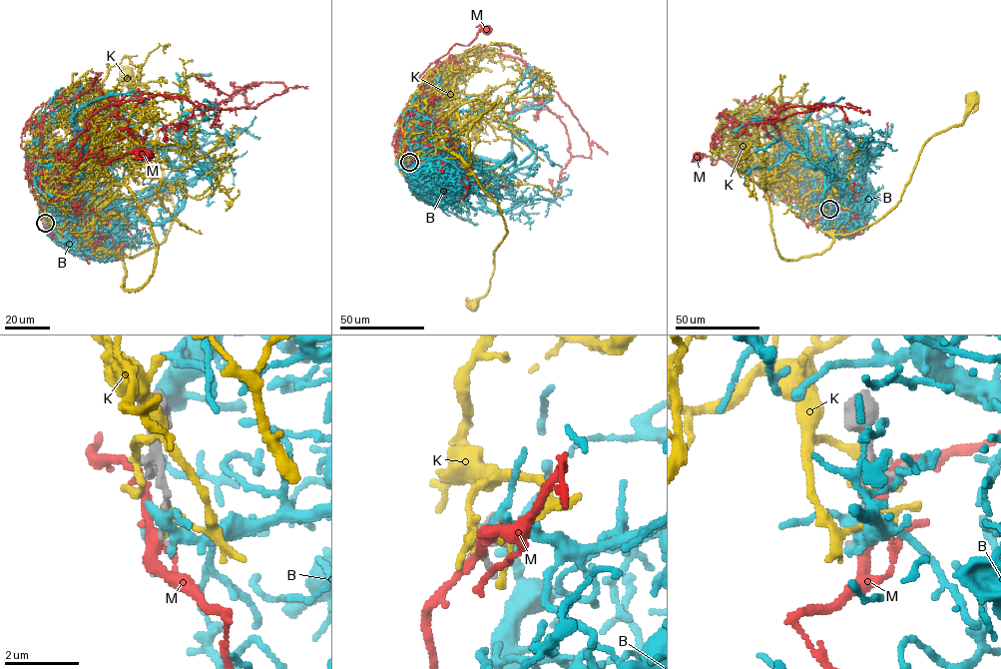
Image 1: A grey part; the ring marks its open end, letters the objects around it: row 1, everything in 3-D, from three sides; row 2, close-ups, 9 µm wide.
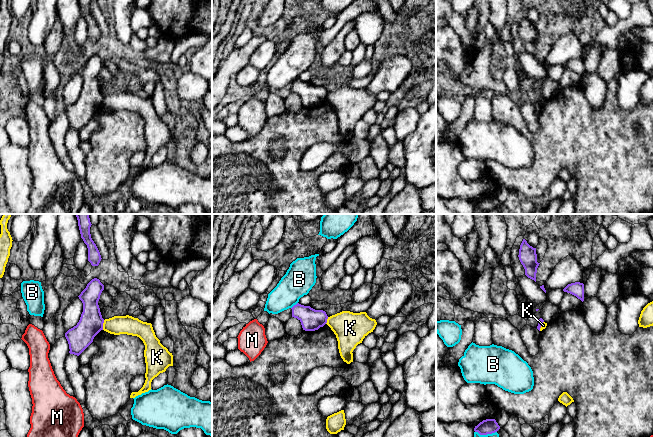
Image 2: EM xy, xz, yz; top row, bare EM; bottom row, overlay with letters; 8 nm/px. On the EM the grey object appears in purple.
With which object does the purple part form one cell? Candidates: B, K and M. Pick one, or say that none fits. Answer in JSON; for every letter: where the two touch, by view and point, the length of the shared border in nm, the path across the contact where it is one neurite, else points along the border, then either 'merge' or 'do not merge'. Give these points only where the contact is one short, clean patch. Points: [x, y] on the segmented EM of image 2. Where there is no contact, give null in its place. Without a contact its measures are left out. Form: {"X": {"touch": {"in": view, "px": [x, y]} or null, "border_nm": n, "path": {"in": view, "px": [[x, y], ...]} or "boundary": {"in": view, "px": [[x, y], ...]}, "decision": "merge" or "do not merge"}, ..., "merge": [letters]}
{"B": {"touch": {"in": "xz", "px": [294, 305]}, "border_nm": 80, "decision": "do not merge"}, "K": {"touch": {"in": "xy", "px": [102, 325]}, "border_nm": 80, "path": {"in": "xy", "px": [[79, 337], [91, 325], [102, 325], [117, 325]]}, "decision": "merge"}, "M": {"touch": null, "decision": "do not merge"}, "merge": ["K"]}

